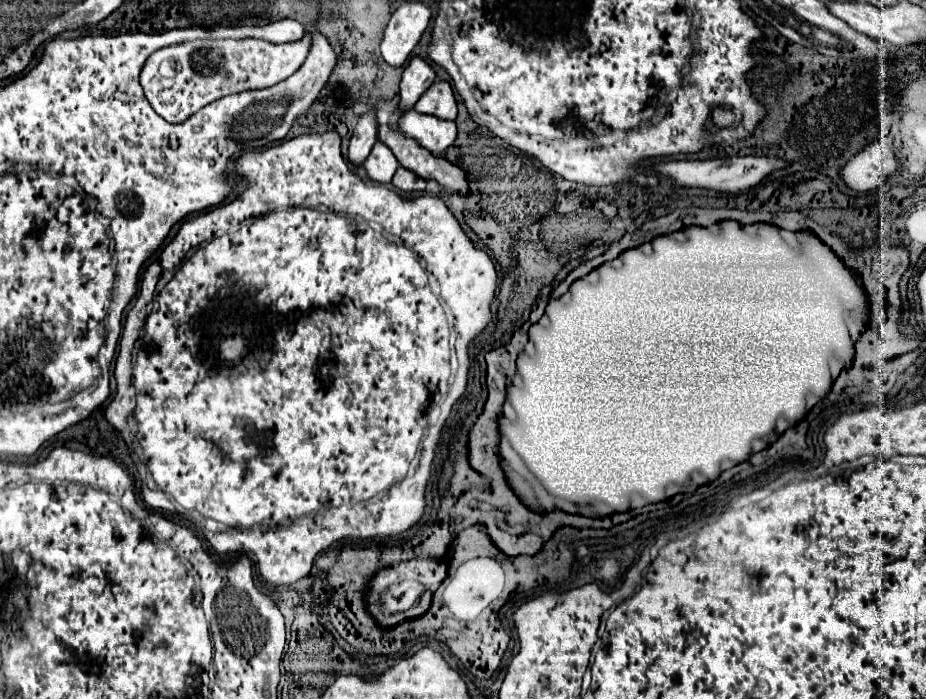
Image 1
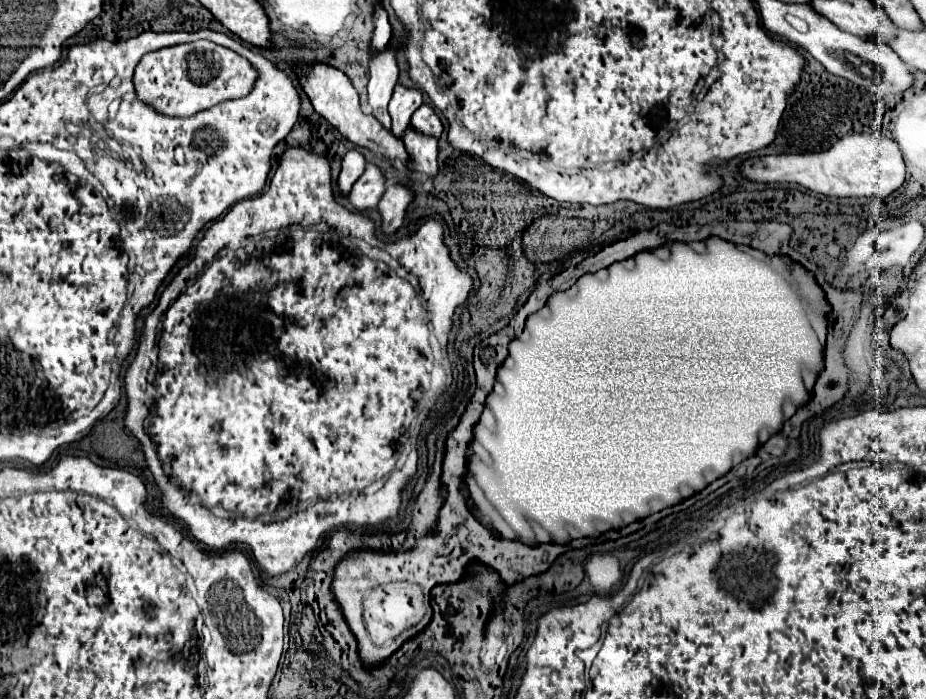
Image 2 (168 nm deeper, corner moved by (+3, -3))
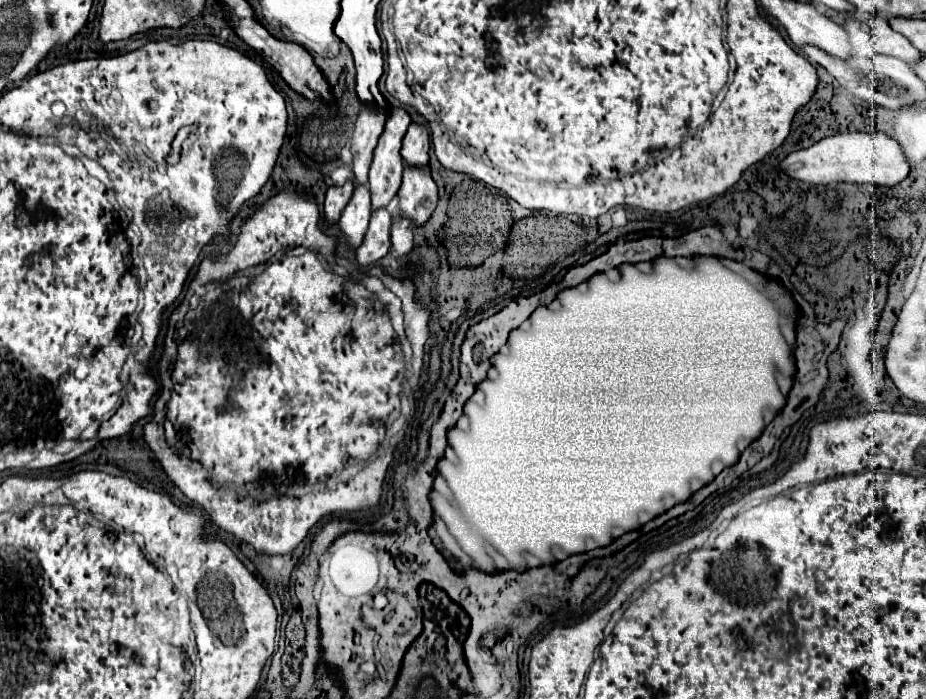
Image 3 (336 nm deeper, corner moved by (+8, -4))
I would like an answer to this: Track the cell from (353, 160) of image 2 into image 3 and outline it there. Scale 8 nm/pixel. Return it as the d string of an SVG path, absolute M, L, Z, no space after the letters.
M347 180L343 186L331 186L325 196L325 218L327 222L337 222L341 216L341 210L347 206L351 194L353 194L353 180Z

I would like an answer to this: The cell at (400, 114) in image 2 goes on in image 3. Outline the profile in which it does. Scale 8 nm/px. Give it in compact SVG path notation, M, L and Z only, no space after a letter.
M393 106L389 108L389 112L387 112L387 124L385 124L385 130L383 130L383 134L379 138L379 144L377 144L375 152L373 152L373 164L371 164L371 170L369 170L369 190L373 194L373 200L371 200L373 210L387 206L389 200L399 190L401 172L403 172L403 158L401 158L399 148L401 148L401 140L403 140L405 132L407 132L409 124L411 124L411 116L407 114L407 110L393 108Z

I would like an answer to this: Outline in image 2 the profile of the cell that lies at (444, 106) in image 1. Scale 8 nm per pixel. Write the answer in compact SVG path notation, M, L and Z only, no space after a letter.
M422 105L414 115L412 115L412 129L422 135L430 137L440 137L442 135L442 123L434 109L430 105Z

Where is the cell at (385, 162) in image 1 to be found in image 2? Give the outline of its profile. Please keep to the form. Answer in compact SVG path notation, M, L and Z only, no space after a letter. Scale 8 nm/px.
M368 163L362 177L354 183L348 201L354 205L356 211L362 213L362 211L376 209L382 193L384 193L384 175L376 165Z

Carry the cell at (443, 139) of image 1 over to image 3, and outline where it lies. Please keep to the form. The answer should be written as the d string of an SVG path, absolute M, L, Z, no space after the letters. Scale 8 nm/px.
M429 164L405 166L403 184L399 188L401 216L411 218L415 224L425 224L437 204L437 184L431 178Z

